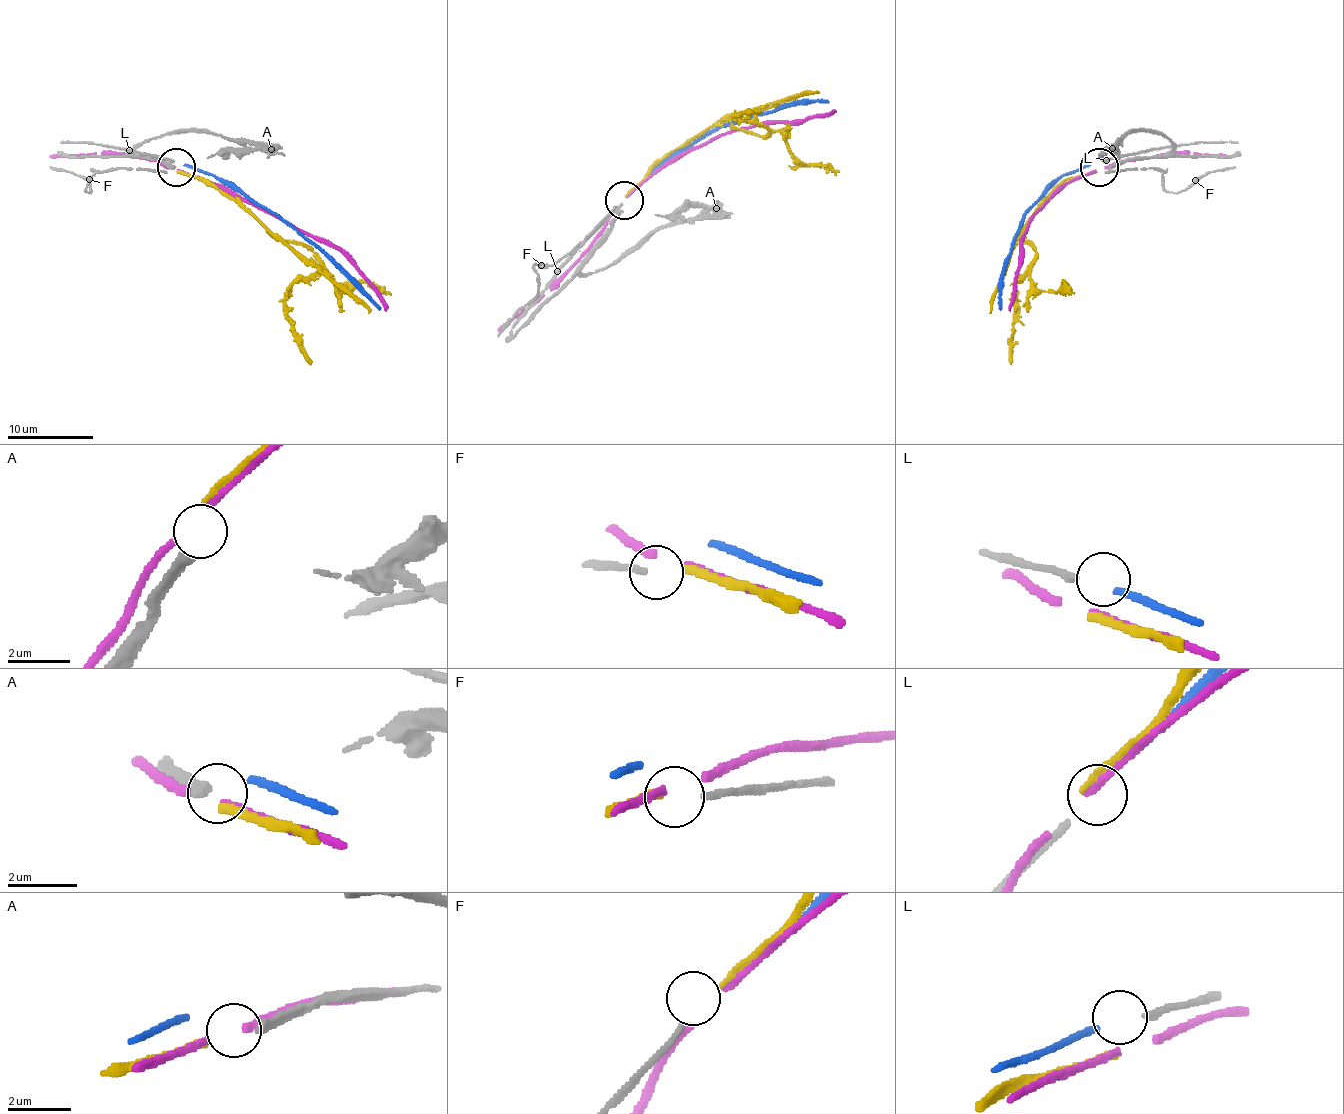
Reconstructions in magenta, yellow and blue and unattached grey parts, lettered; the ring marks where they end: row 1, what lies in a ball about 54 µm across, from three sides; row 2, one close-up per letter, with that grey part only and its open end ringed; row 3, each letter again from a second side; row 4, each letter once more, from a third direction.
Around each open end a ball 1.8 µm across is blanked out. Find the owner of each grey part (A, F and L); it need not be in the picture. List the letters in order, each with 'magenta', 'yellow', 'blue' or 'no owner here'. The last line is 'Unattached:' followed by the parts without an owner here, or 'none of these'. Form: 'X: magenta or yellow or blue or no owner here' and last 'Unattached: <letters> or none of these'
A: no owner here
F: yellow
L: blue
Unattached: A

